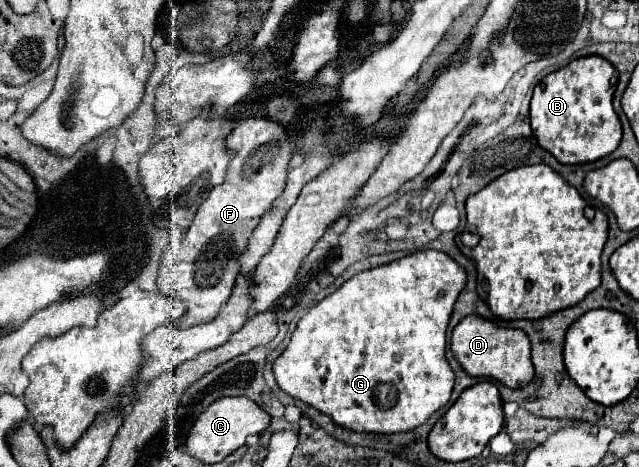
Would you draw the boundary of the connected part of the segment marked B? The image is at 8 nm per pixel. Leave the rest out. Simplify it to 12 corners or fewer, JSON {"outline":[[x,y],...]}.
{"outline":[[571,60],[531,98],[531,128],[561,164],[621,142],[617,70]]}

